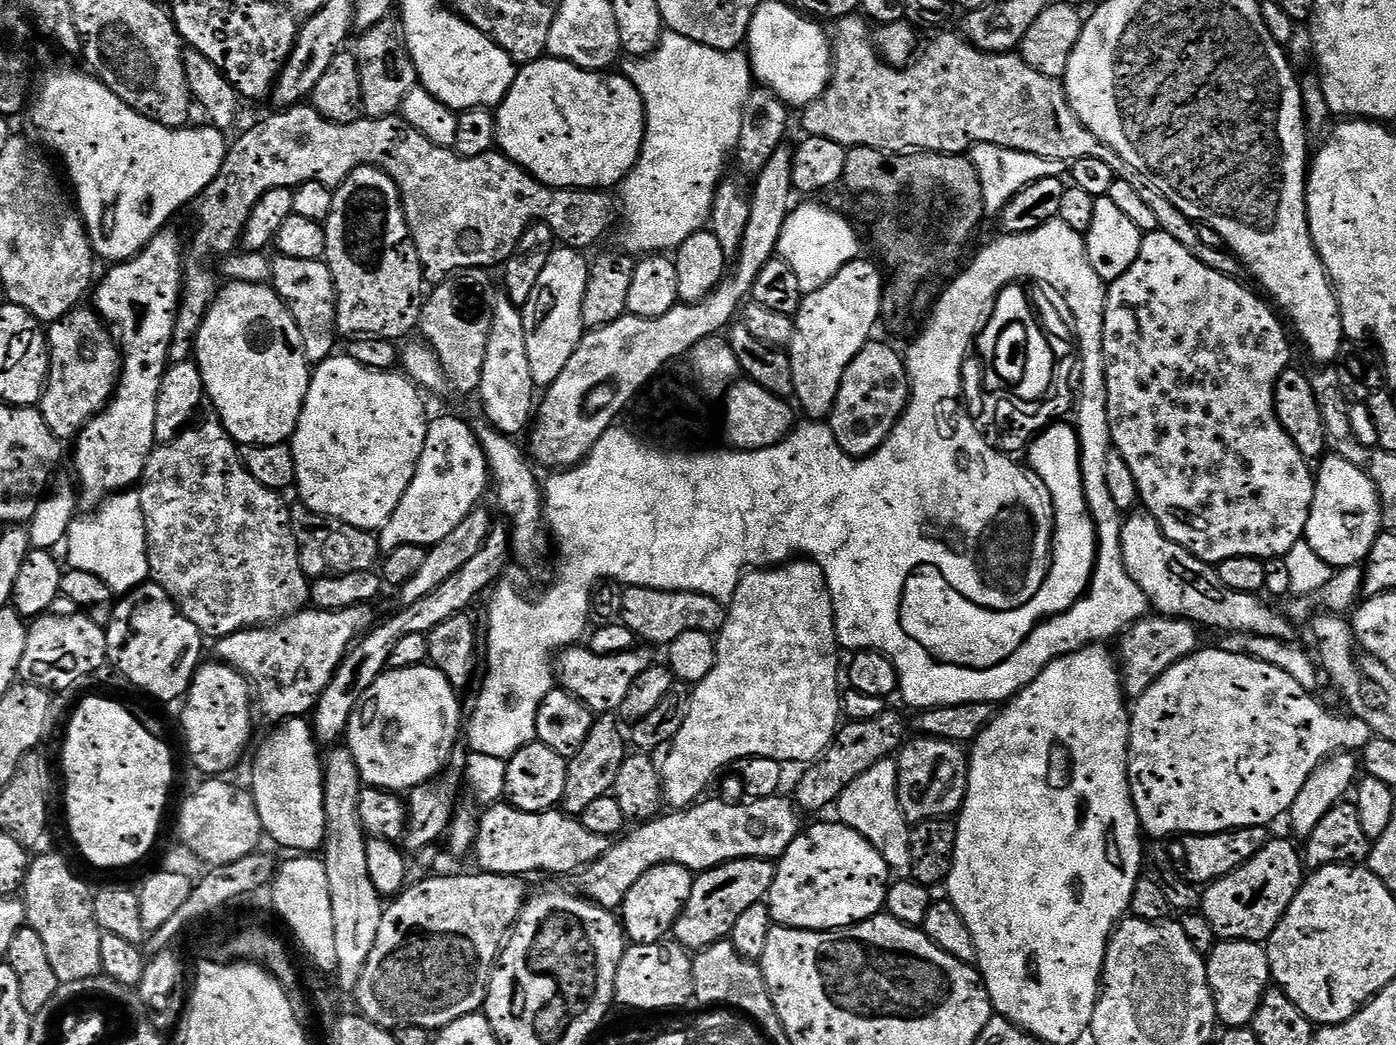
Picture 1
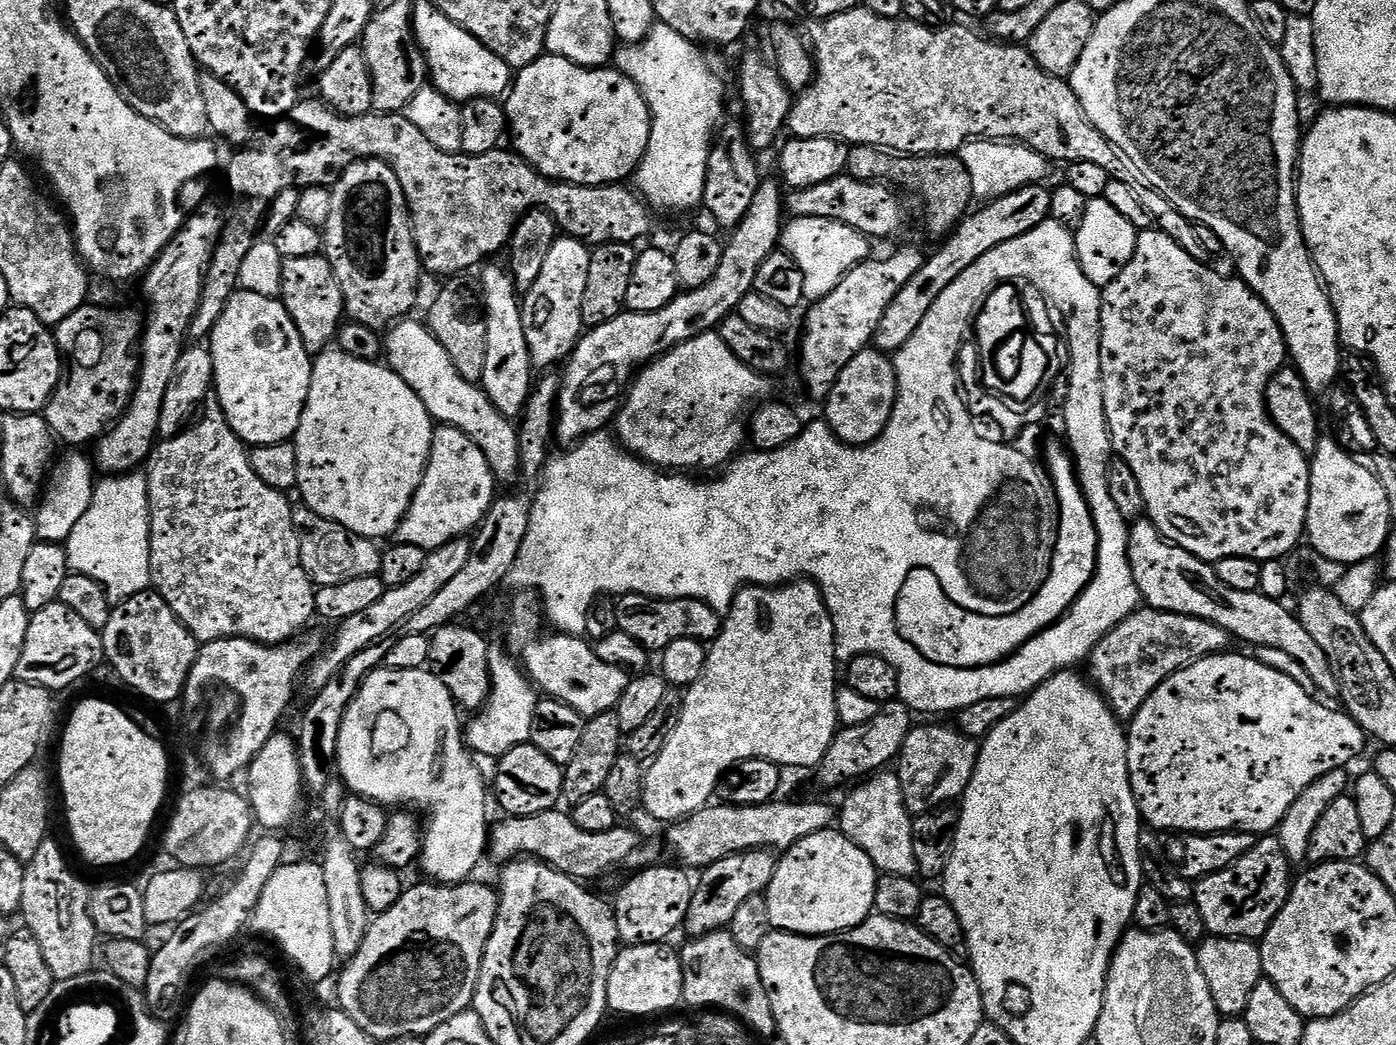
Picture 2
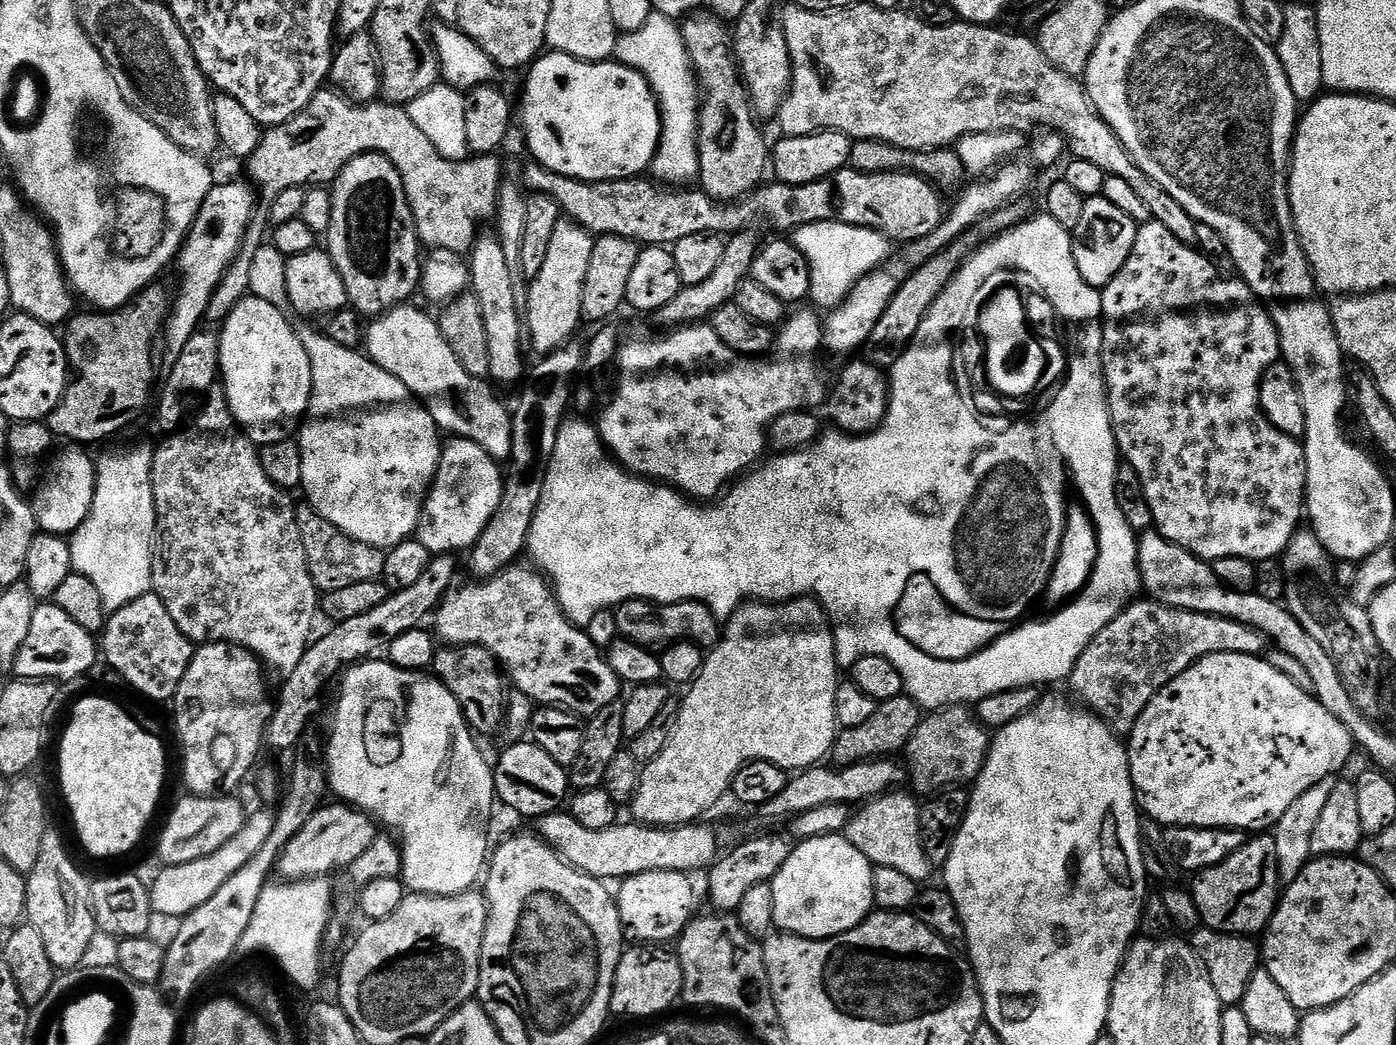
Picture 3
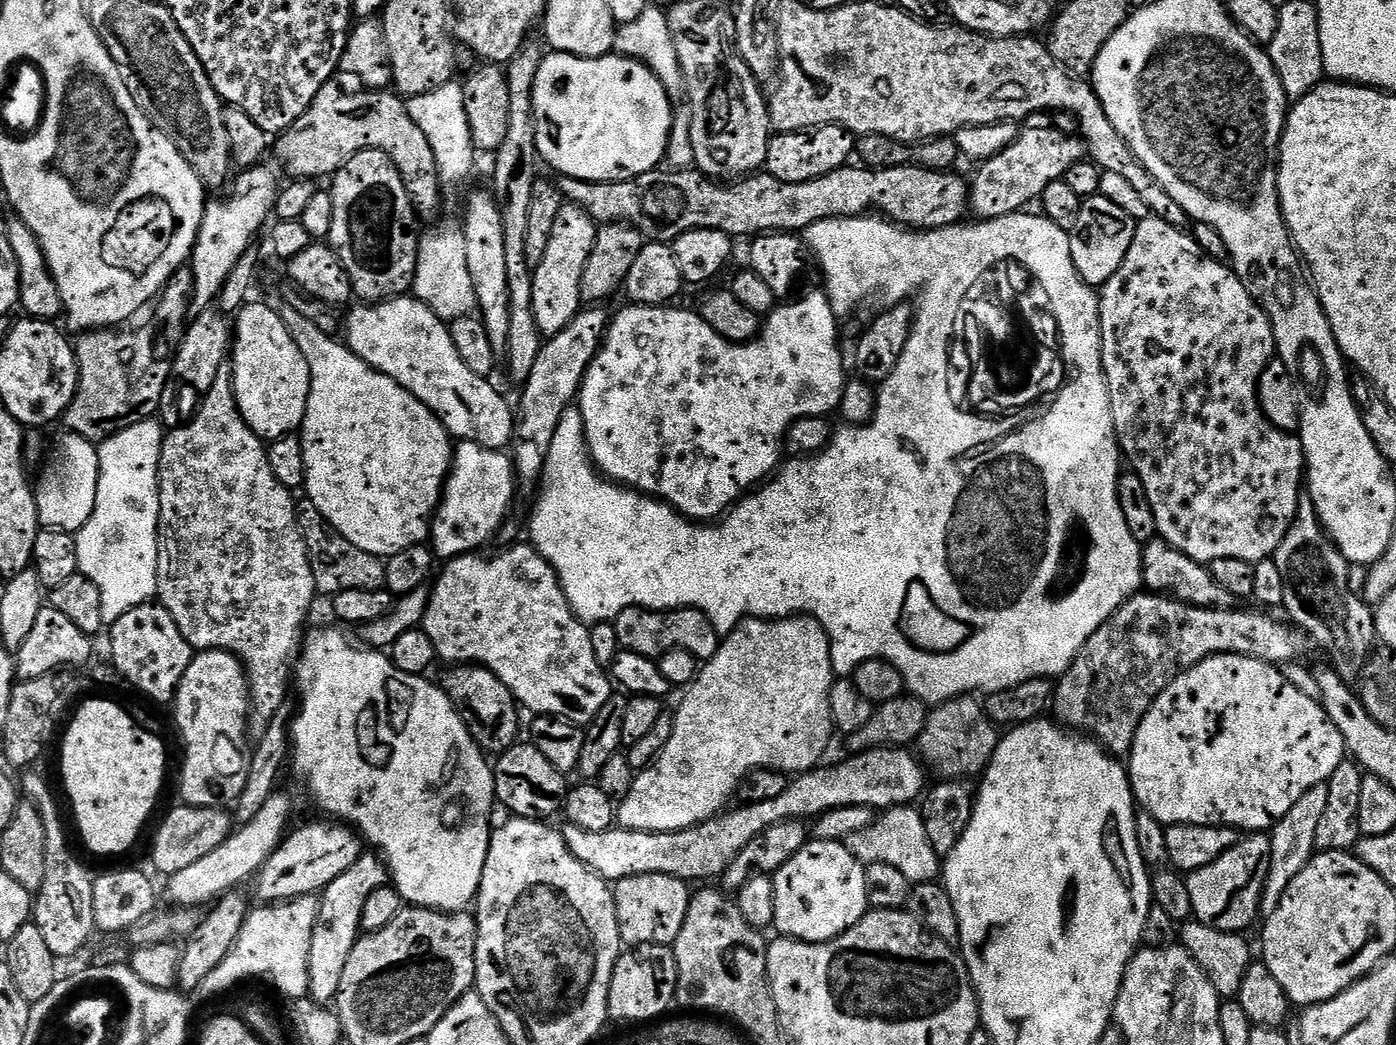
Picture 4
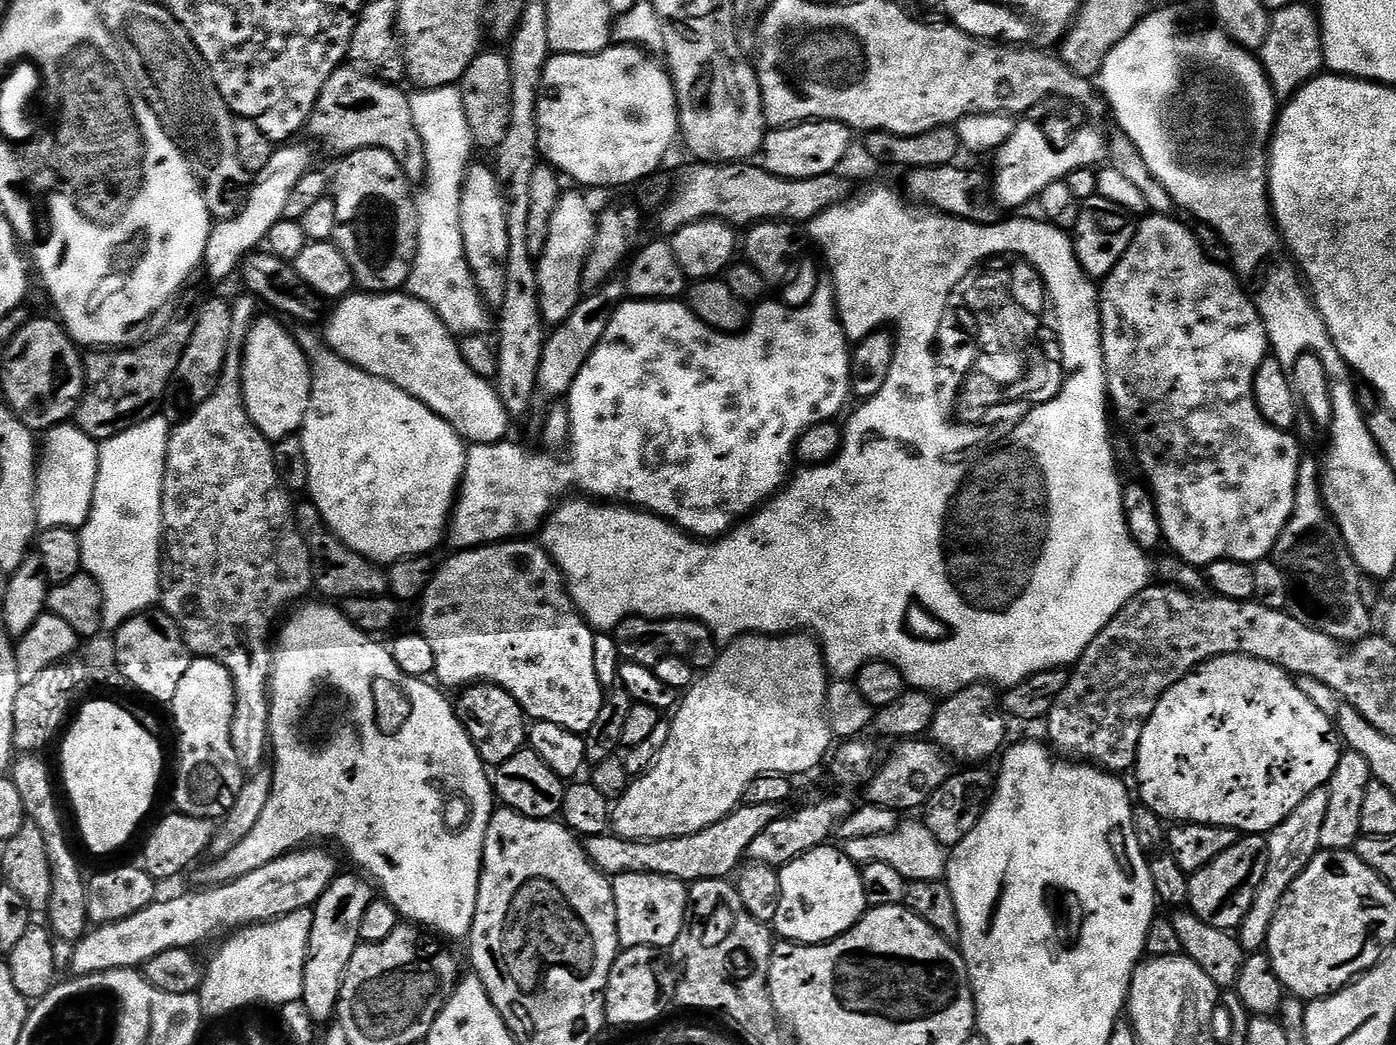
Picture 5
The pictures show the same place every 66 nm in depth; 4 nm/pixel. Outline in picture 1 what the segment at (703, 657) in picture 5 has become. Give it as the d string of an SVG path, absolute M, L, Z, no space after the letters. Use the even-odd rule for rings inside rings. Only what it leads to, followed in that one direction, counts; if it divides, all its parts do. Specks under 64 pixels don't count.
M624 588L622 614L619 623L625 624L637 638L648 644L666 646L690 630L719 634L724 629L728 613L719 600L697 592L663 592L657 588Z

